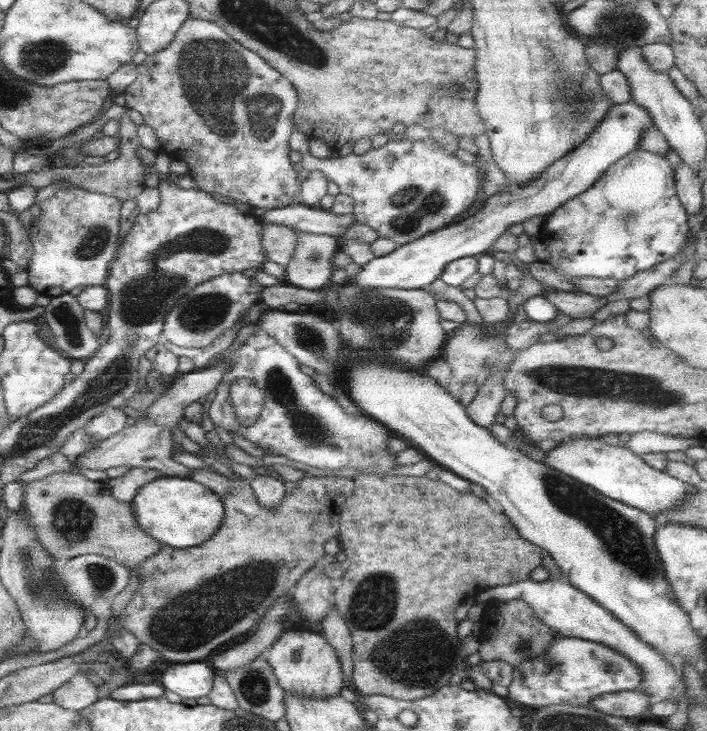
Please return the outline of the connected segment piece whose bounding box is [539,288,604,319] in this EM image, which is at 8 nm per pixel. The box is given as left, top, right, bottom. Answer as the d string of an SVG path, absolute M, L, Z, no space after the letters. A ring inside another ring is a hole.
M550 288L547 293L539 294L545 297L558 312L562 312L569 318L591 317L604 305L604 298L577 292L565 292L561 290L552 291Z

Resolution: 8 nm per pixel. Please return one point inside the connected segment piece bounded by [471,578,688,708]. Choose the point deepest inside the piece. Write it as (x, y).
(556, 604)

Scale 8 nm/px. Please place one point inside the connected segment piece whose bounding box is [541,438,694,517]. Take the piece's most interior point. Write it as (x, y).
(612, 471)

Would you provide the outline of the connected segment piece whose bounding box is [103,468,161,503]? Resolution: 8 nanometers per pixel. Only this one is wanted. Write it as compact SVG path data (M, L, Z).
M130 468L126 474L119 478L103 479L113 499L119 502L130 503L137 490L143 485L159 479L159 472L151 468Z

